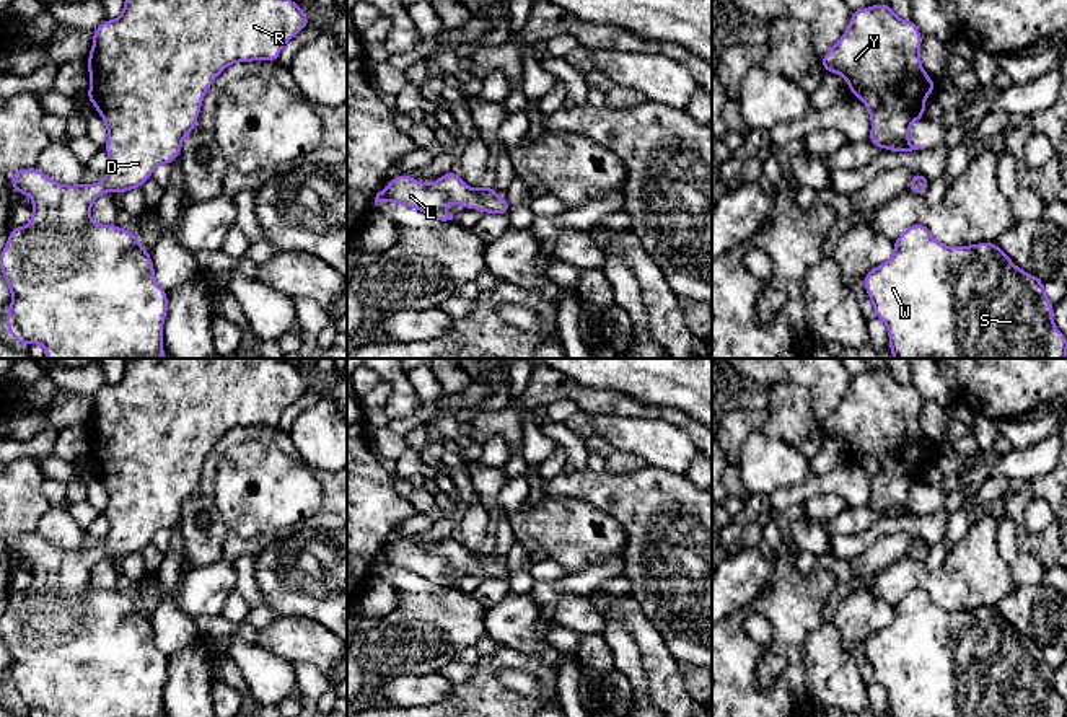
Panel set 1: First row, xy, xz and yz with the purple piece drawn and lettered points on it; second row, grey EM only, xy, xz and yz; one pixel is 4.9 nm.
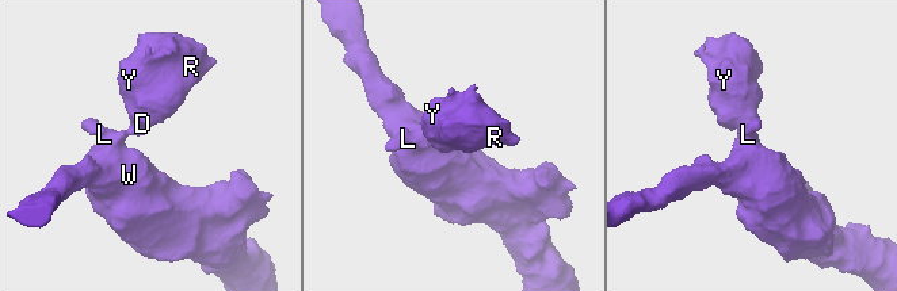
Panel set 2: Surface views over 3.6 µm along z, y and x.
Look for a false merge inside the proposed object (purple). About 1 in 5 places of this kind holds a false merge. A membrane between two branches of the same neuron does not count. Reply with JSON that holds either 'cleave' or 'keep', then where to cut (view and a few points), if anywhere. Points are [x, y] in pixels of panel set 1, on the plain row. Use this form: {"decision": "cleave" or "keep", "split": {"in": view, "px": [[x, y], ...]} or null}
{"decision": "keep", "split": null}

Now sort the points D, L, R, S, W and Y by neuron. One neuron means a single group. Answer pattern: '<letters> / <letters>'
D L R S W Y

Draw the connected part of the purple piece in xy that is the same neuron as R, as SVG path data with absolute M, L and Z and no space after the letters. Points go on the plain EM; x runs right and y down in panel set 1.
M125 358L121 381L104 385L91 398L93 411L86 424L91 443L86 461L108 495L103 513L109 520L109 531L104 546L67 551L37 531L10 539L11 554L33 564L29 588L11 592L0 619L0 636L13 660L5 693L18 709L41 709L46 717L165 717L168 657L155 645L150 616L135 598L116 588L94 588L91 570L104 557L124 559L142 552L158 530L171 530L179 523L184 502L192 499L215 443L236 427L277 427L283 411L310 388L300 370L282 358Z

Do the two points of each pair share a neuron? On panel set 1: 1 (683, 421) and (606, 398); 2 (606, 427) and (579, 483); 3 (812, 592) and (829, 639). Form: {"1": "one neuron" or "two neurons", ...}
{"1": "one neuron", "2": "two neurons", "3": "two neurons"}

